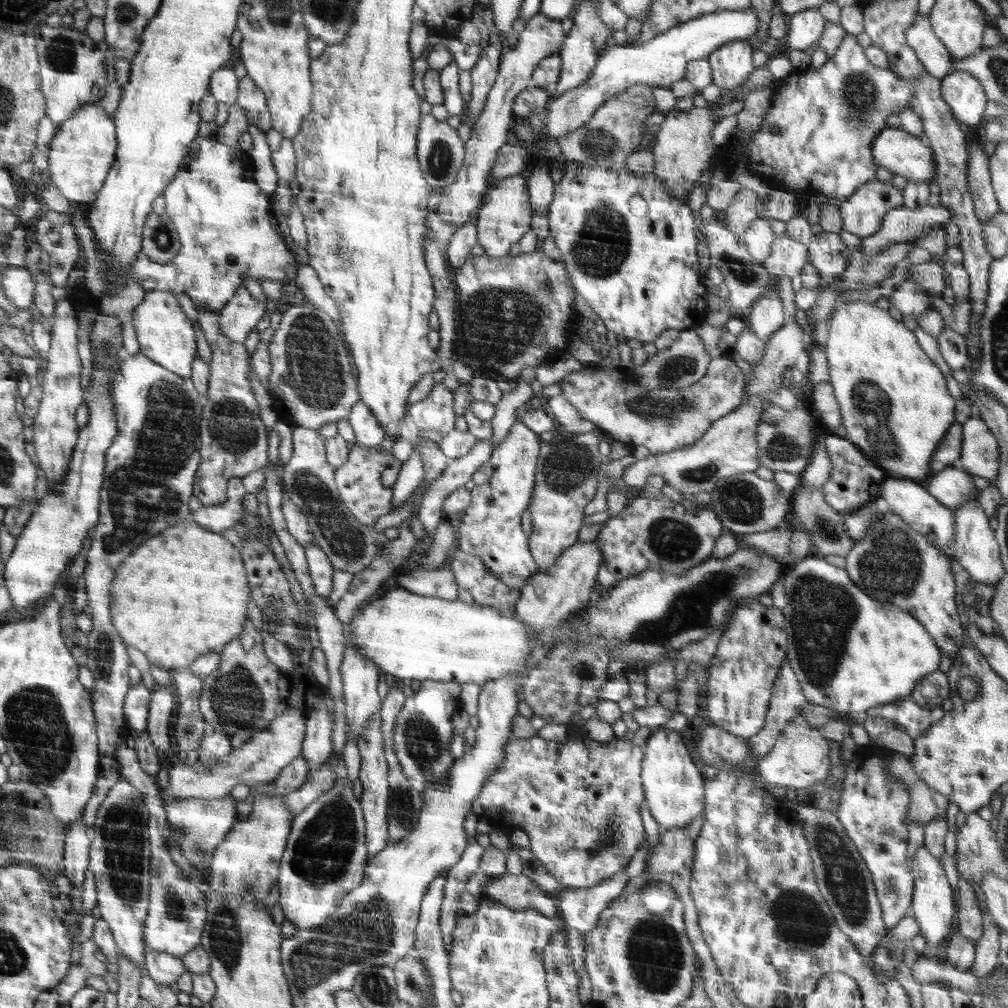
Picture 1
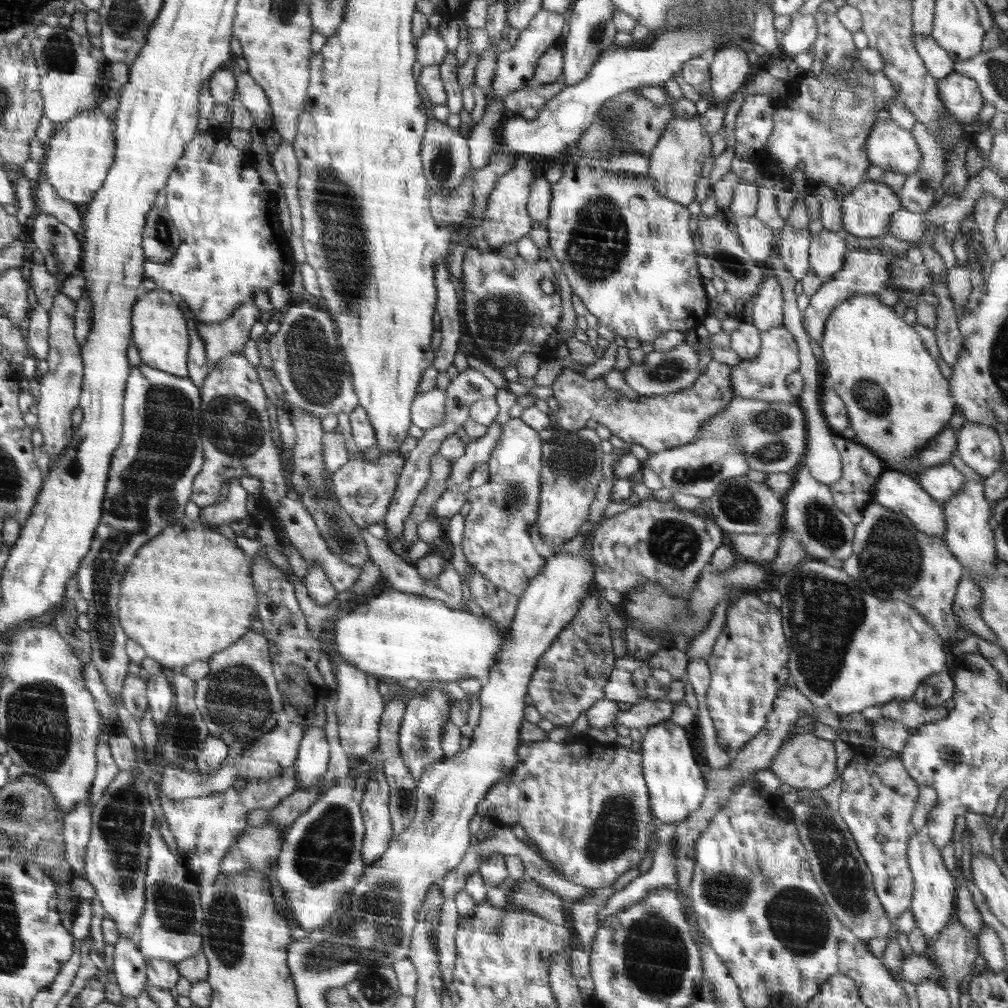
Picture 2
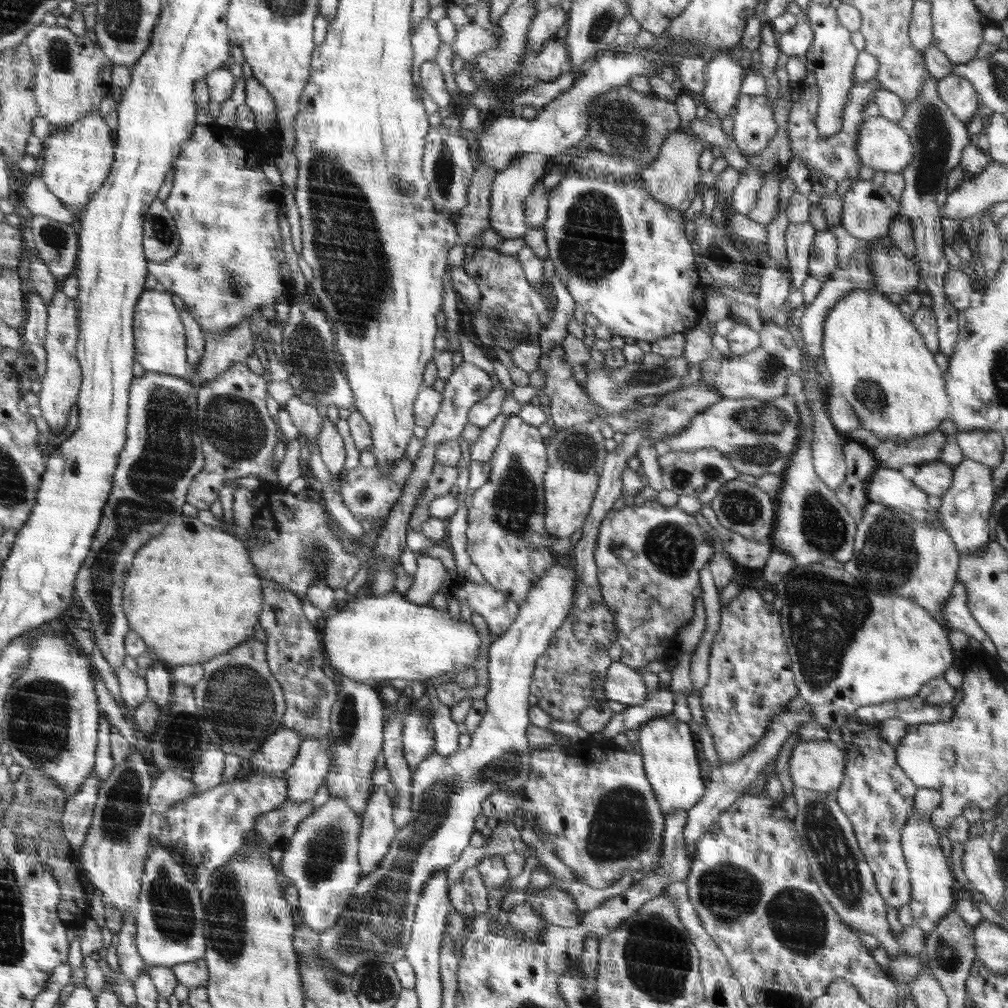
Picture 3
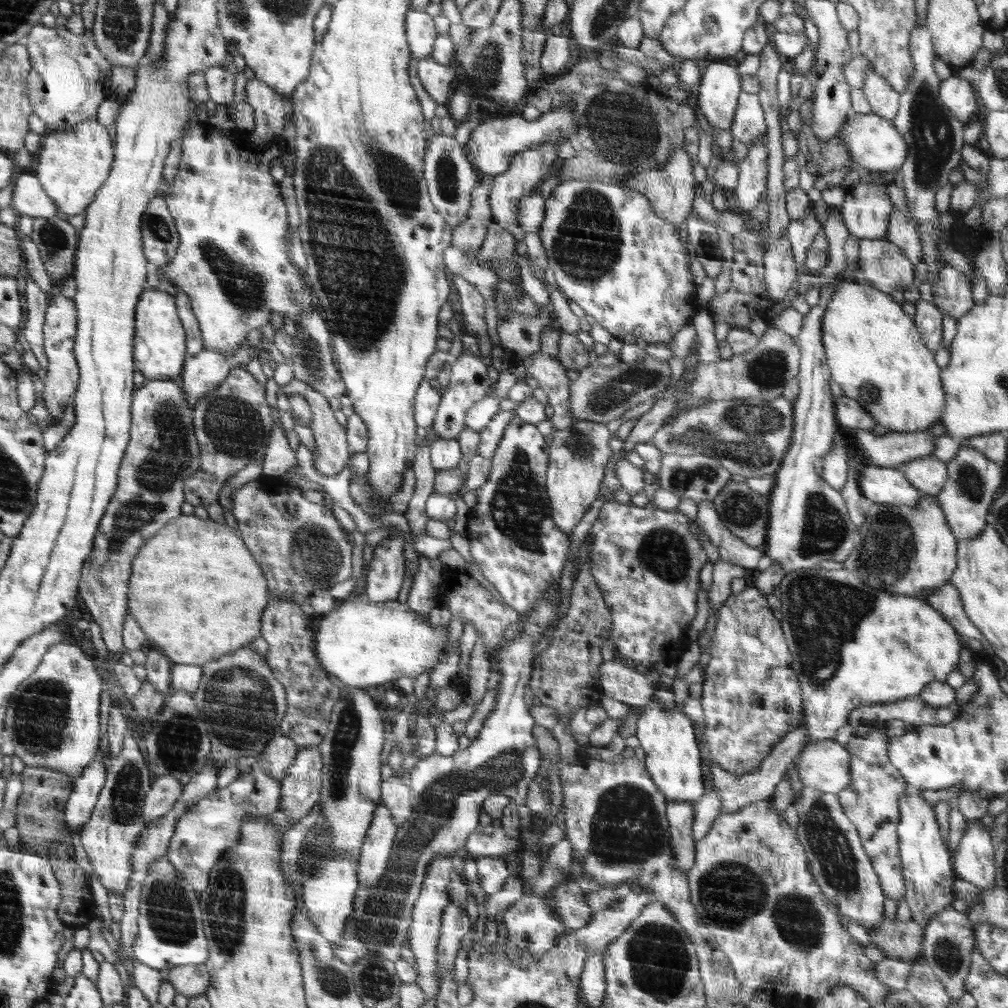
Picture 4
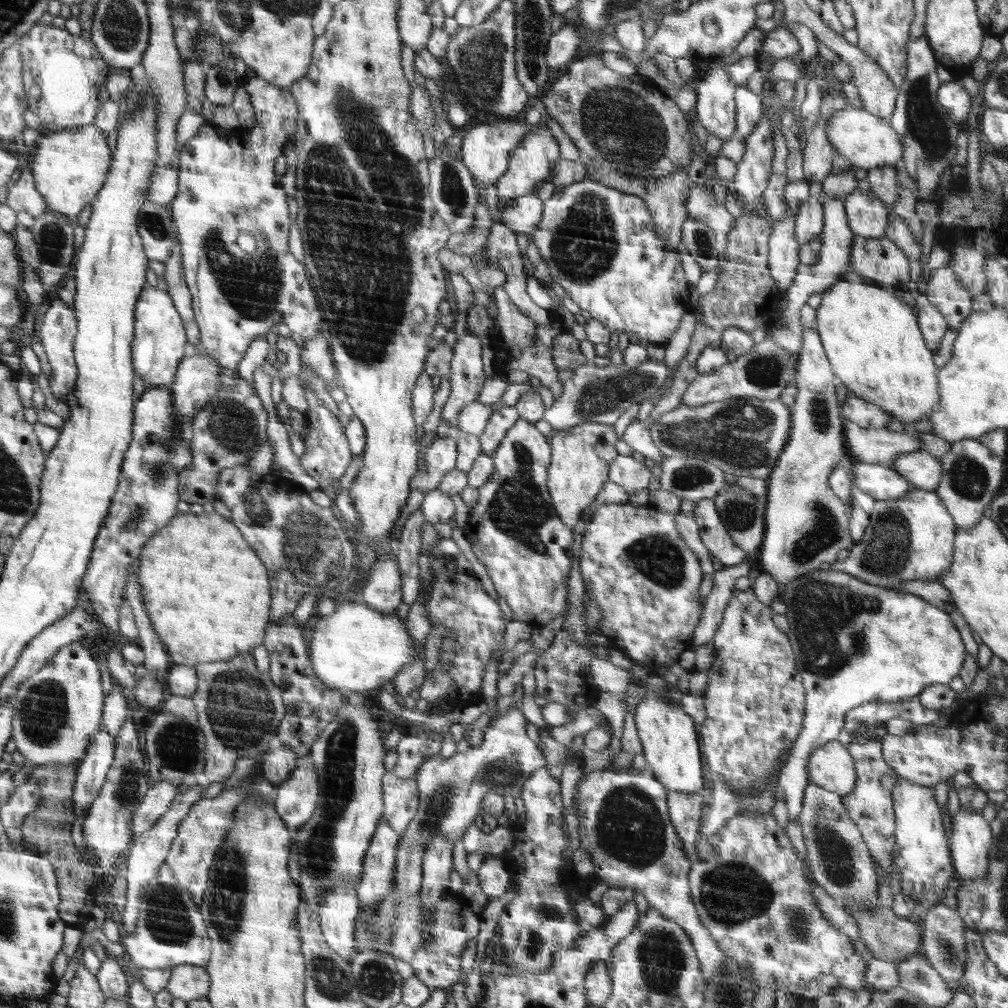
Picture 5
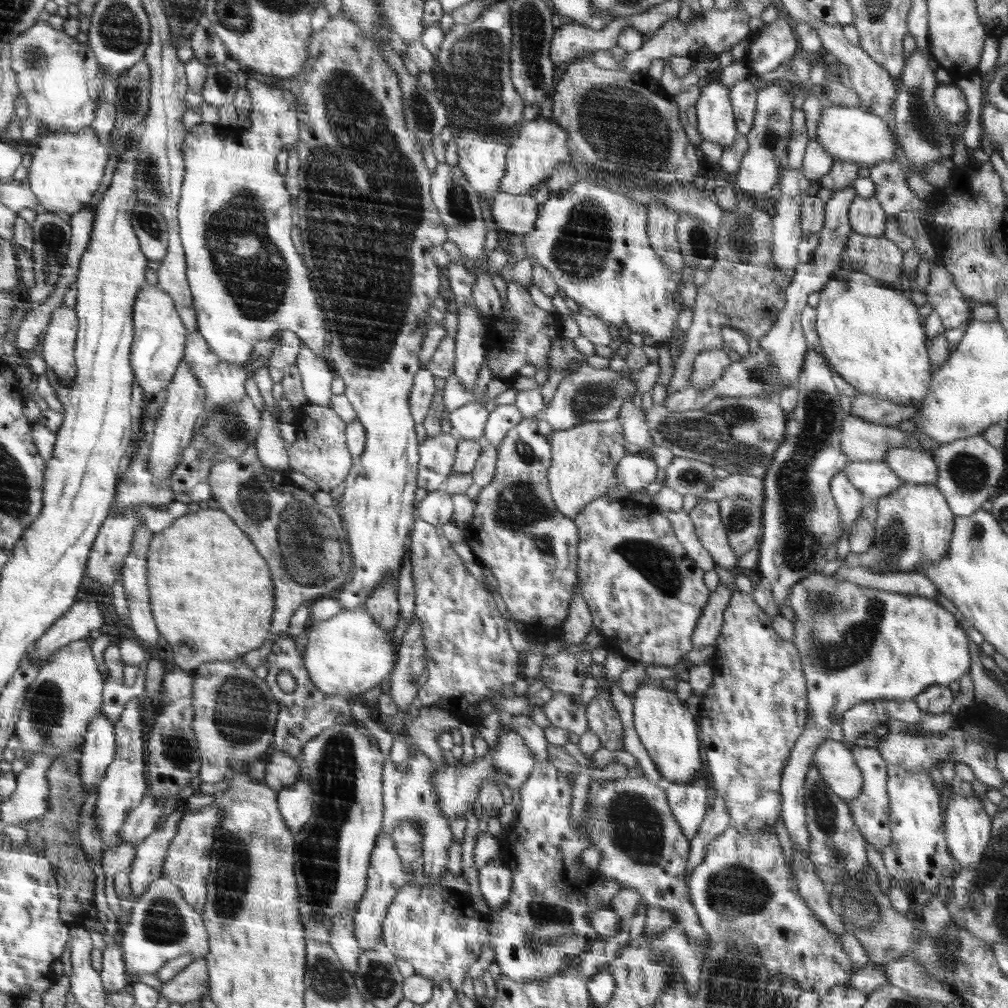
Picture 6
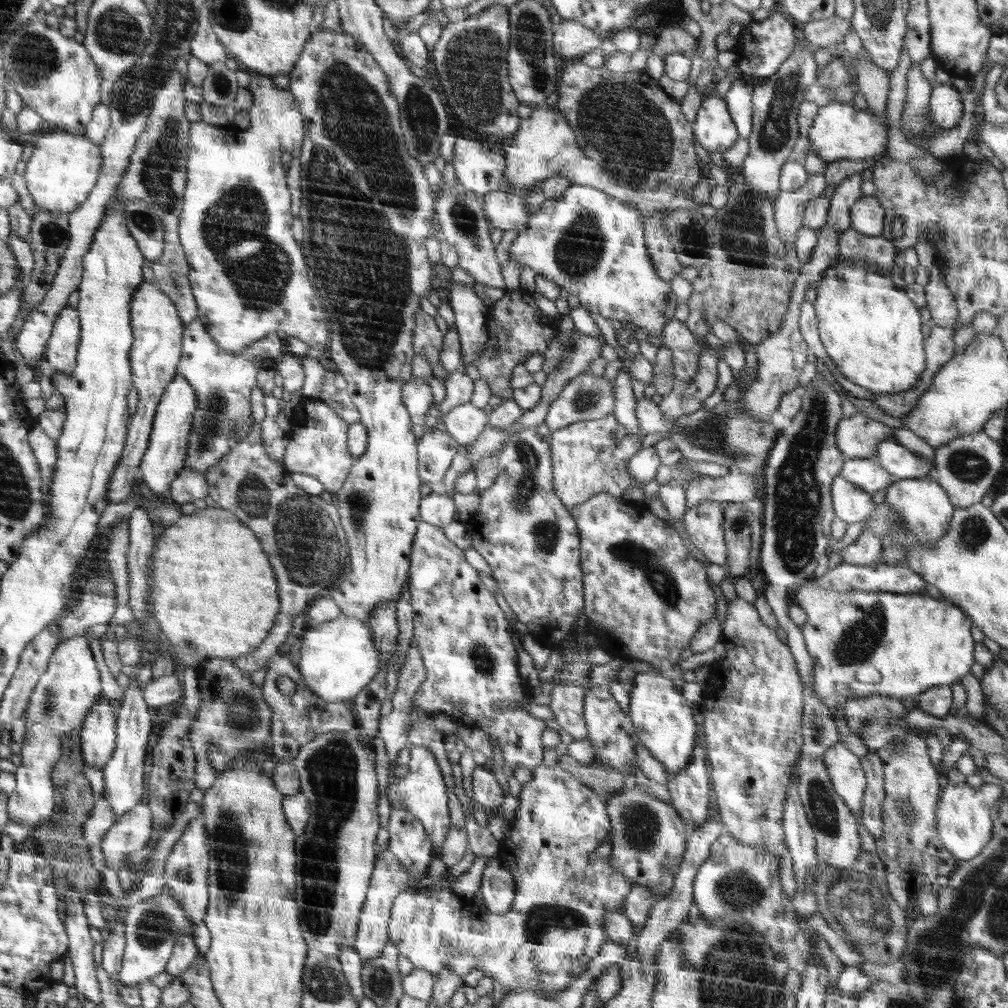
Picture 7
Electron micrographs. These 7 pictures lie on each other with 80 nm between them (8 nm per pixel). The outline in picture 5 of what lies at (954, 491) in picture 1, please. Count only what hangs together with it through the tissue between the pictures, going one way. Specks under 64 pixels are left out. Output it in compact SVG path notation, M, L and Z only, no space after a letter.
M926 450L898 455L892 468L911 486L924 490L935 490L943 473L940 458L930 455Z

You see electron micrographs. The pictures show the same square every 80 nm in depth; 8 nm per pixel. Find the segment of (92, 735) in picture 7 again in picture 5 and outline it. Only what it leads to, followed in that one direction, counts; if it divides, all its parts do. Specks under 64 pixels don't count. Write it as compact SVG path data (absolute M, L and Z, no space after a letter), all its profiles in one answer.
M102 724L97 734L91 738L85 760L76 768L76 783L72 796L76 819L84 817L92 802L98 797L110 770L114 753L115 738L106 732Z

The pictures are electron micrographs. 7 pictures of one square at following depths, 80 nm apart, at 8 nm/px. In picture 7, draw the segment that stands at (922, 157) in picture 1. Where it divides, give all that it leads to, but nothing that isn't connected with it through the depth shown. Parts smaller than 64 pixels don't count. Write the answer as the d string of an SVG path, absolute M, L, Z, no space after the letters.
M832 102L820 107L814 117L807 138L810 151L814 151L825 161L834 162L848 159L870 158L876 155L886 156L888 134L885 122L871 112L854 110L845 103Z

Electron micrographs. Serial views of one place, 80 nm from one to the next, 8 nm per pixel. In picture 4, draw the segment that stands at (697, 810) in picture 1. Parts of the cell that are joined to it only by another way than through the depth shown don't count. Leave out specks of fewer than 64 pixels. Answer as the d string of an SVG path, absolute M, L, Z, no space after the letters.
M653 698L642 707L636 722L636 736L639 740L640 751L645 753L645 766L657 783L666 800L695 803L704 794L702 782L702 758L696 742L696 732L692 720L682 711L673 708L664 709Z

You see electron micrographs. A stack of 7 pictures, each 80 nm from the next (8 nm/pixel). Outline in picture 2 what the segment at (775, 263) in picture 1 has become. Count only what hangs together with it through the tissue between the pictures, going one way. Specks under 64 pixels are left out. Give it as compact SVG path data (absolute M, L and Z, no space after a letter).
M788 225L783 228L777 242L778 258L784 264L785 269L797 280L806 276L809 265L809 244L812 233L804 230L794 230Z

